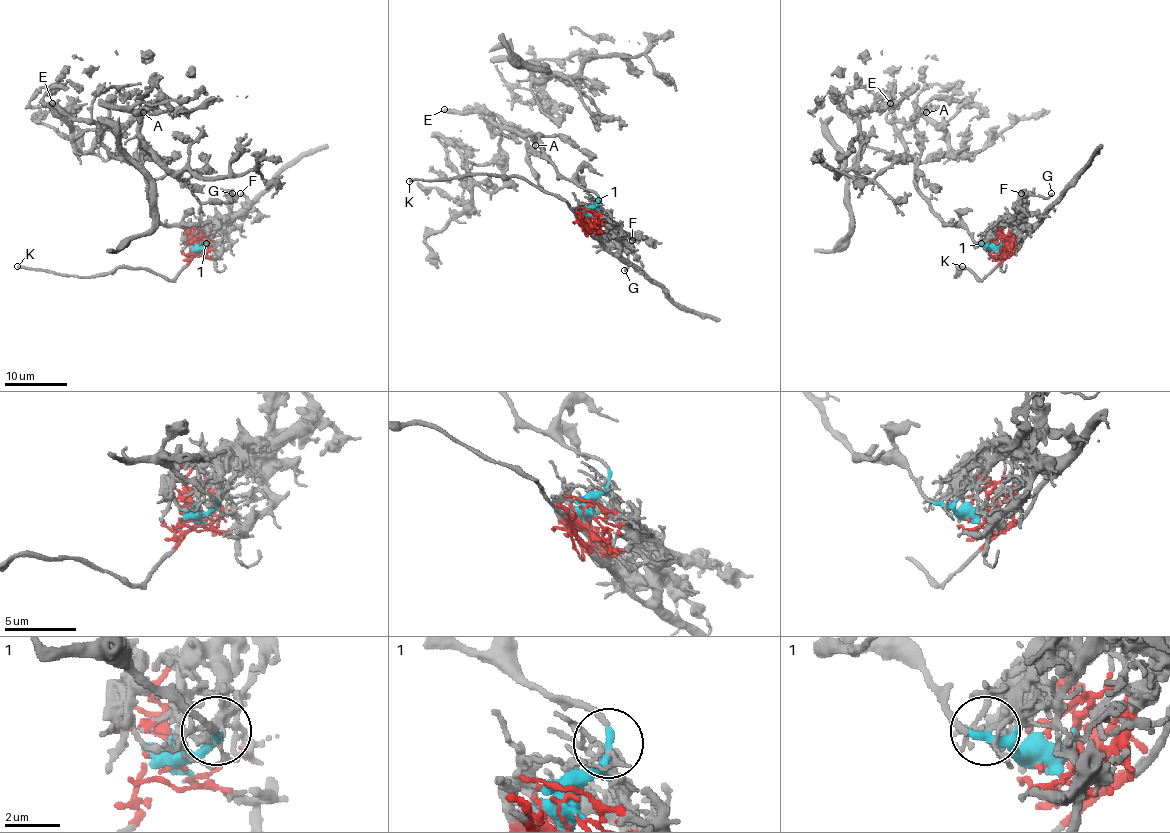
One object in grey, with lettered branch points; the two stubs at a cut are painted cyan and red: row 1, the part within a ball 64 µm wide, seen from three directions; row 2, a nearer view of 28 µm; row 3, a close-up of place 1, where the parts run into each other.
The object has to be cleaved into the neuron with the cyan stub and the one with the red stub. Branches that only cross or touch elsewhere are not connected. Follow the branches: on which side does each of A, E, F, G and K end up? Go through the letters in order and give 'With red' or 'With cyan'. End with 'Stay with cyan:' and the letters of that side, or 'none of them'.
A: With cyan
E: With cyan
F: With red
G: With red
K: With red
Stay with cyan: A, E

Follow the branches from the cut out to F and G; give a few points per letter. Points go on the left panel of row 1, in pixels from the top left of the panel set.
F: (195, 249), (201, 248), (211, 237), (218, 235), (244, 207), (245, 198), (240, 193)
G: (195, 249), (193, 243), (228, 212), (231, 195), (237, 198), (233, 193)

